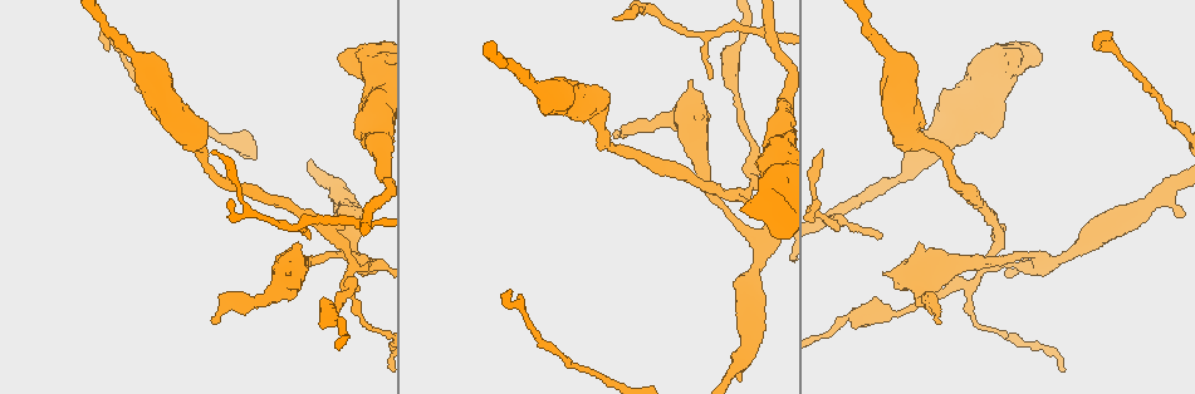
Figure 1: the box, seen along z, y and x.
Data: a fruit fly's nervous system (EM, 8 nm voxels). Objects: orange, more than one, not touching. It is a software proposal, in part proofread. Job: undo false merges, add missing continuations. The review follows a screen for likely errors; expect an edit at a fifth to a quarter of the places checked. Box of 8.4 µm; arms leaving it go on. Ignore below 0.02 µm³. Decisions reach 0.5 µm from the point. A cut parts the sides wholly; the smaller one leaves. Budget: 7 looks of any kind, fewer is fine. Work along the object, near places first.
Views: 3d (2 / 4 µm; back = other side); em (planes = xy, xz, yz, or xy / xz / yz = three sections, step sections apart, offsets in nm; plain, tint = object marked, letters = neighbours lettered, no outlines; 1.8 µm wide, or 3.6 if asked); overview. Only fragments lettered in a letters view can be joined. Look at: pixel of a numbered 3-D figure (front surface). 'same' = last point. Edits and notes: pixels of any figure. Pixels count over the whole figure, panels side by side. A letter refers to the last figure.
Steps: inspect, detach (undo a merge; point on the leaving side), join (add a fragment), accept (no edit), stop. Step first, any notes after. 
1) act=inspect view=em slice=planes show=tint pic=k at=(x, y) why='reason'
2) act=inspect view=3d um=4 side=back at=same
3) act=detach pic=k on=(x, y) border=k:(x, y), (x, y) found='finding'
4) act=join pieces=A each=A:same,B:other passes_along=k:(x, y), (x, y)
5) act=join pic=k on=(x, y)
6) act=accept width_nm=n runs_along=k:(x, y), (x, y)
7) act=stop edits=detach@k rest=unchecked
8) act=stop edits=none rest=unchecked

act=inspect view=3d um=2 pic=1 at=(768, 31) why='sharp bend'

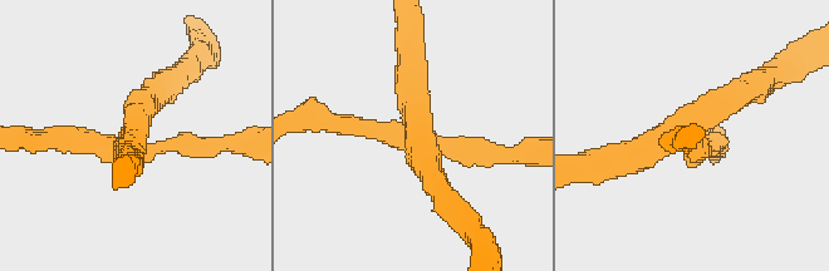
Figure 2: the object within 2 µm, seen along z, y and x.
act=inspect view=em um=3.6 slice=planes show=letters pic=2 at=(132, 118) why='now the EM'

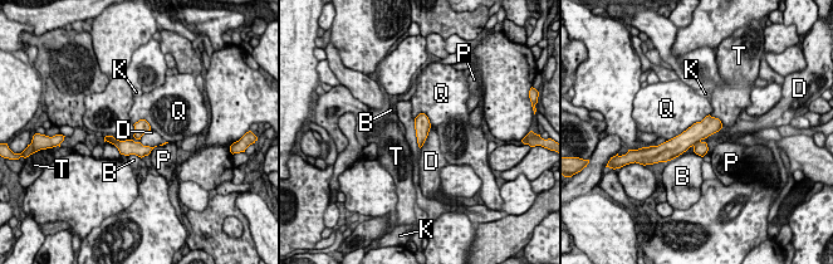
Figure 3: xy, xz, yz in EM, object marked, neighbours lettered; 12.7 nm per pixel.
act=detach pic=3 on=(700, 148) longest_contact=Q:650nm each=B:other,D:other,K:other,P:other,Q:other,T:other border=3:(700, 141), (694, 146) found='a second neuron is stuck on'

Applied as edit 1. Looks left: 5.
act=inspect view=3d um=4 pic=1 at=(777, 219) why='calibre changes'

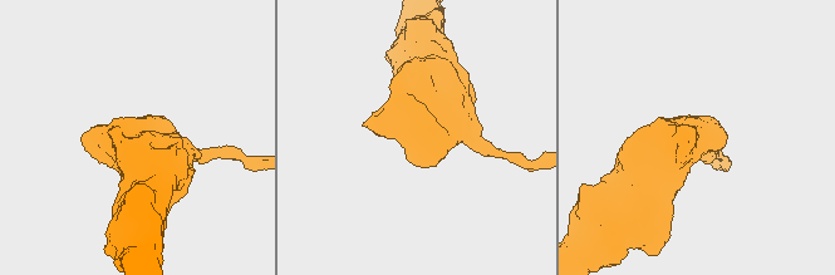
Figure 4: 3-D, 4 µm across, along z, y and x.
act=inspect view=em um=3.6 slice=planes show=letters pic=4 at=(417, 139)

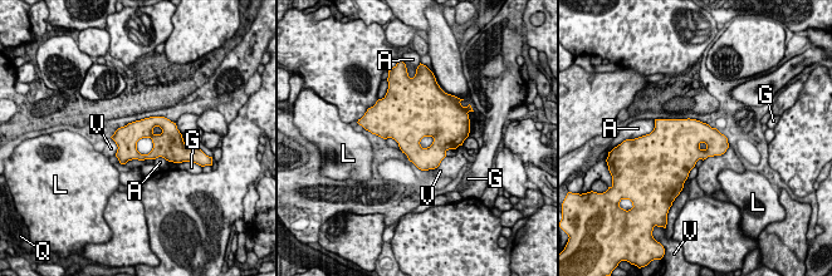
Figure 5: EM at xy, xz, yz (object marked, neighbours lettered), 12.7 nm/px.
act=accept each=A:other,G:other,L:other,Q:other,V:other border=5:(729, 147), (703, 161) found='all the same neuron'

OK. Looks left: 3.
act=inspect view=3d um=4 pic=1 at=(108, 51) why='tapers out'

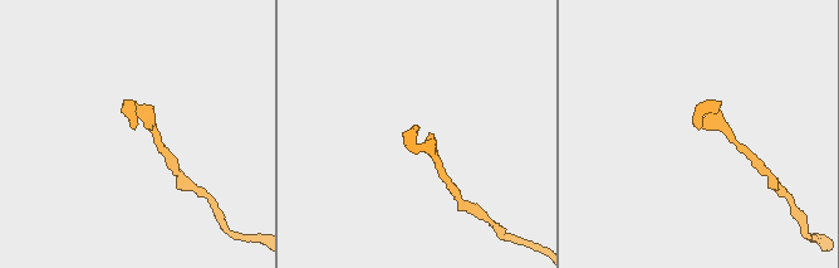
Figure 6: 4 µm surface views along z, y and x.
act=inspect view=em slice=yz step=4 show=letters pic=6 at=(133, 127)

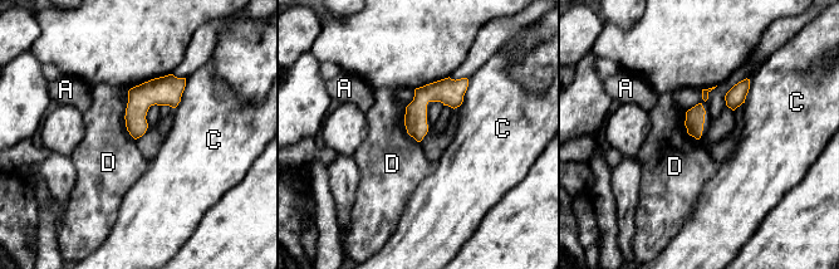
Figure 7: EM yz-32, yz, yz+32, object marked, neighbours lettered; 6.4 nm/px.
act=accept each=A:other,C:other,D:other border=7:(127, 91), (124, 126), (135, 140) found='none of them fits'

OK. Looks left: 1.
act=stop edits=detach@3 rest=unchecked

